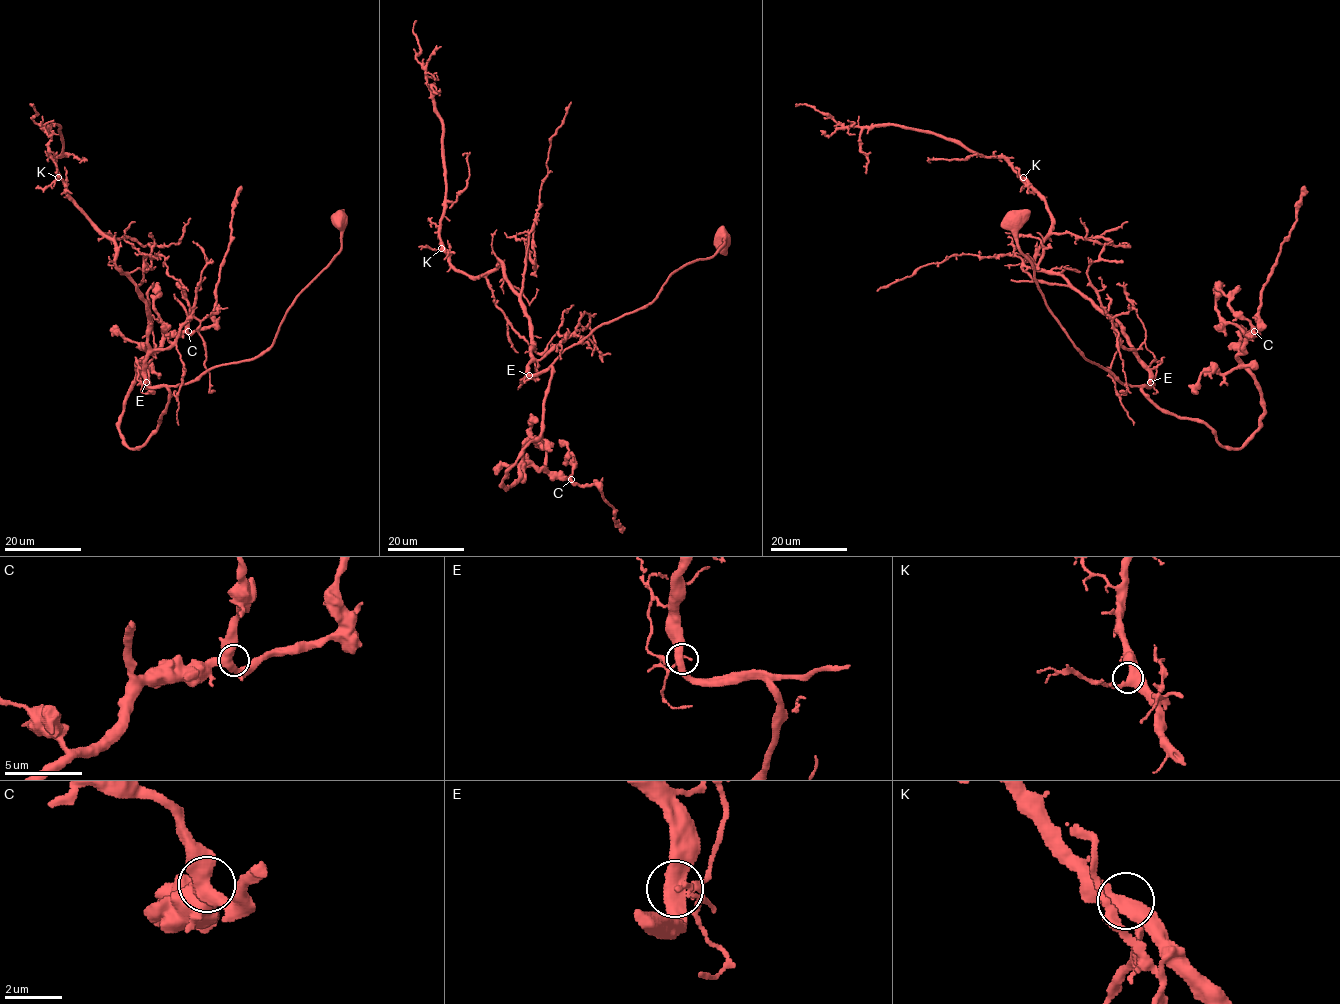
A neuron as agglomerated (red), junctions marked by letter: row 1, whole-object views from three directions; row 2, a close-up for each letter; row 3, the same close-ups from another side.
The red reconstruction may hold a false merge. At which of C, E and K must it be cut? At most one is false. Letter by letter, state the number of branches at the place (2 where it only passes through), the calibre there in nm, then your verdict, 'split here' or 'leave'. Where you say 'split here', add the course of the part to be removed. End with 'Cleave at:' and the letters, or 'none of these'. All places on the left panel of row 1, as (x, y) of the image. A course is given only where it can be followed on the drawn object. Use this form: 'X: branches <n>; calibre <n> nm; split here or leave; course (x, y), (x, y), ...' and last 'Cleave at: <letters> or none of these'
C: branches 3; calibre 440 nm; leave
E: branches 3; calibre 440 nm; leave
K: branches 3; calibre 440 nm; leave
Cleave at: none of these

